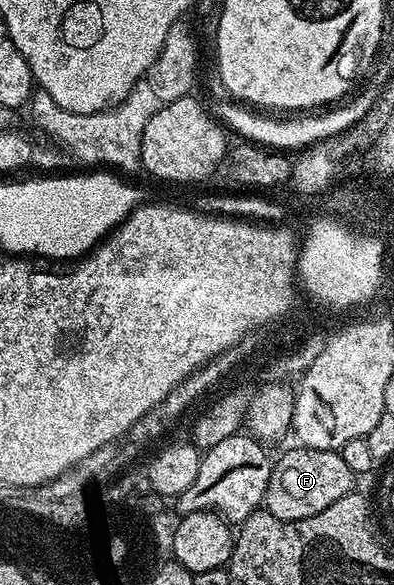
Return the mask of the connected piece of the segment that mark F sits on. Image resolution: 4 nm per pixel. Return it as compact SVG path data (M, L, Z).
M294 447L280 461L274 462L269 487L265 498L265 508L277 519L300 521L325 511L332 503L337 503L346 493L356 488L357 474L349 469L339 451L330 449L304 449Z

